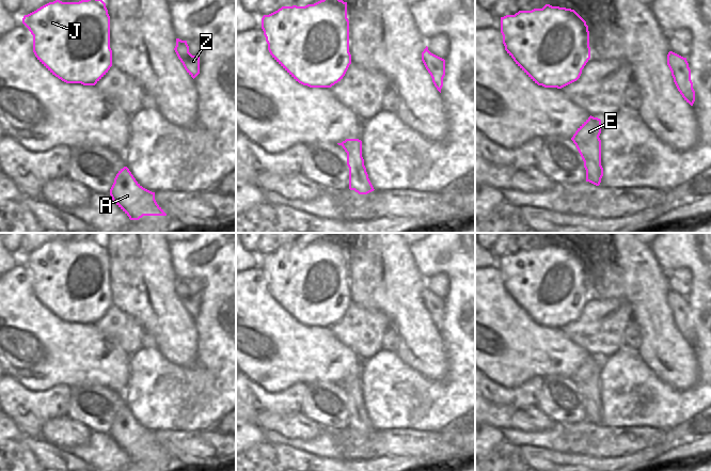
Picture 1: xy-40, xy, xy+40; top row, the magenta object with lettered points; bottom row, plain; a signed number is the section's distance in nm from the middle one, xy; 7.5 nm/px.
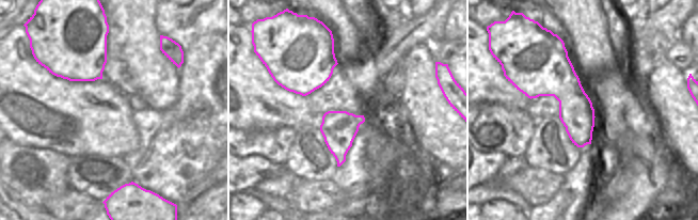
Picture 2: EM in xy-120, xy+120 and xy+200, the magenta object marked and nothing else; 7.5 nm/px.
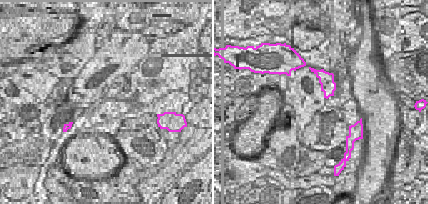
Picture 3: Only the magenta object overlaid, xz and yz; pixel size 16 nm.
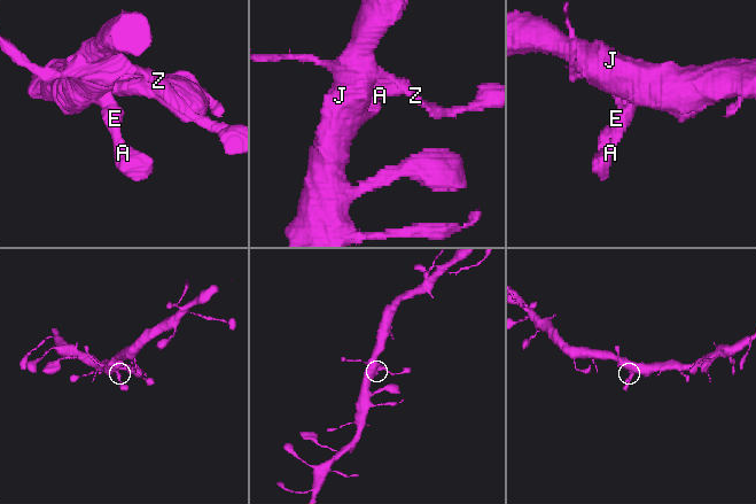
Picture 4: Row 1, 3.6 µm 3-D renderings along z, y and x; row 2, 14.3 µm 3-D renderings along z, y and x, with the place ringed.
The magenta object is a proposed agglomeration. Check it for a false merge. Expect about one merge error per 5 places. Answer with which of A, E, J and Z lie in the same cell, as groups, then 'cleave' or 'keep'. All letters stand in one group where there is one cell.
groups A E J Z; keep

